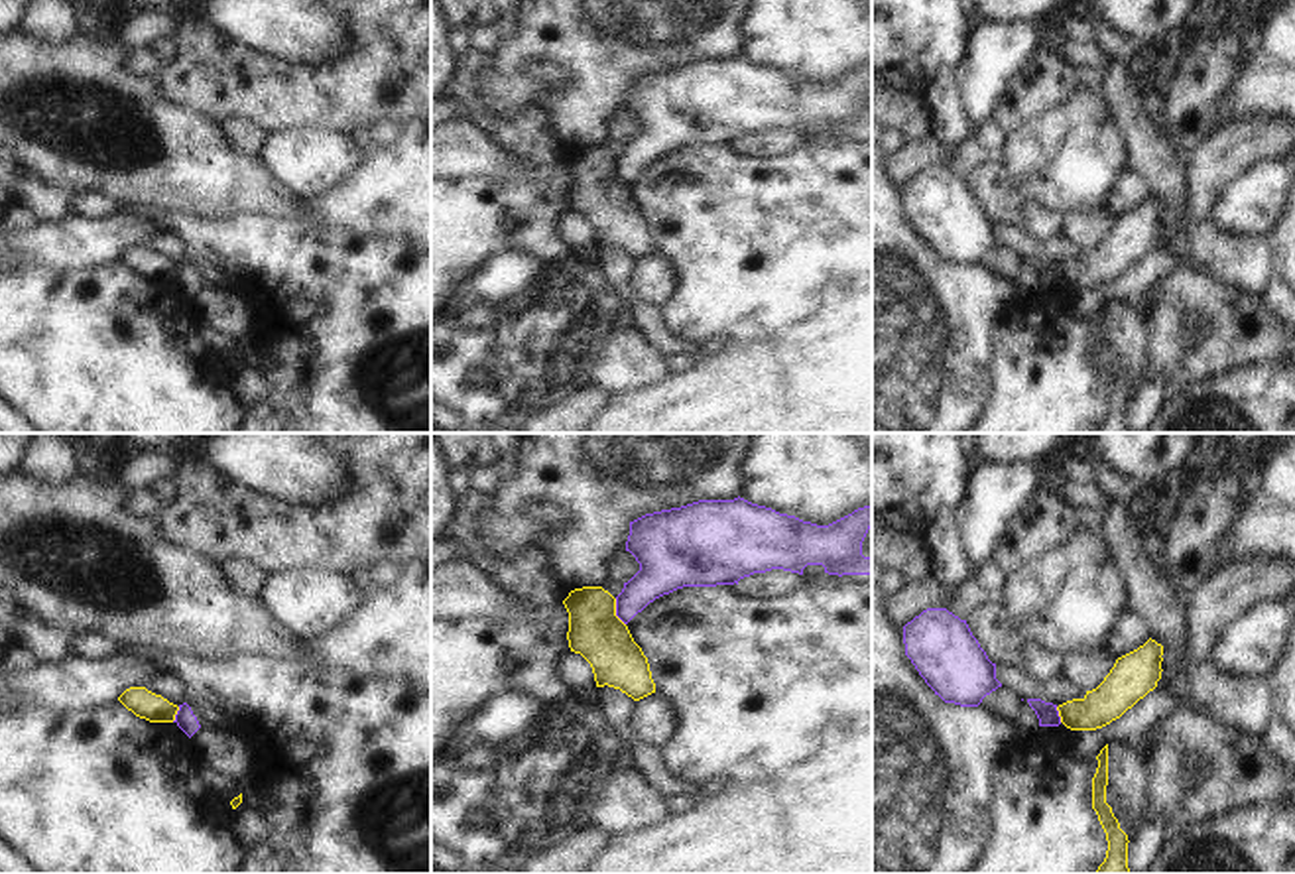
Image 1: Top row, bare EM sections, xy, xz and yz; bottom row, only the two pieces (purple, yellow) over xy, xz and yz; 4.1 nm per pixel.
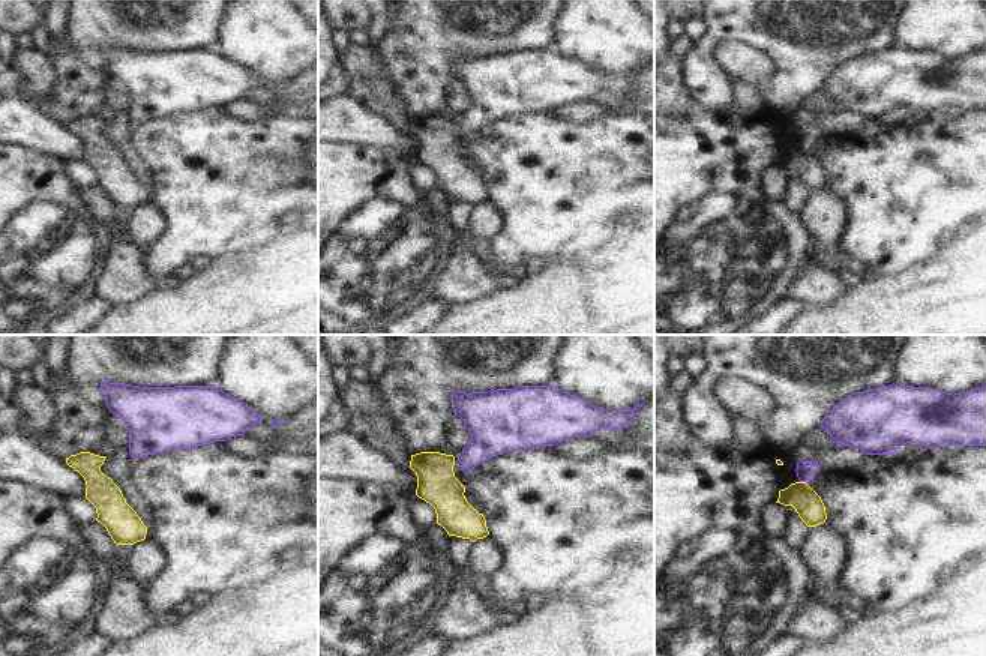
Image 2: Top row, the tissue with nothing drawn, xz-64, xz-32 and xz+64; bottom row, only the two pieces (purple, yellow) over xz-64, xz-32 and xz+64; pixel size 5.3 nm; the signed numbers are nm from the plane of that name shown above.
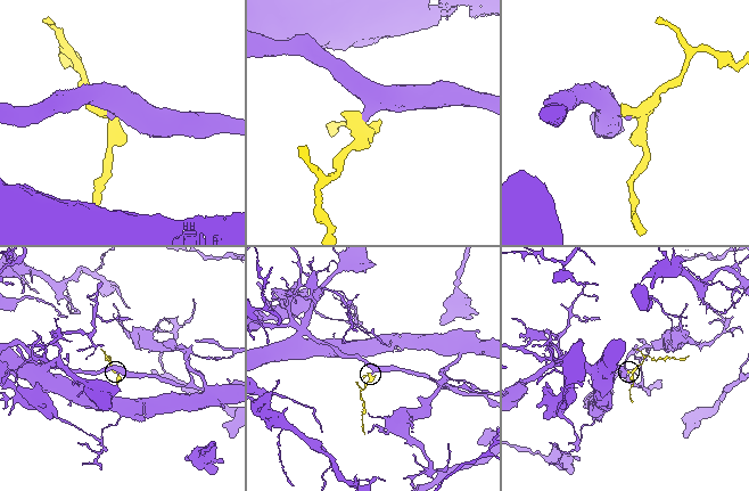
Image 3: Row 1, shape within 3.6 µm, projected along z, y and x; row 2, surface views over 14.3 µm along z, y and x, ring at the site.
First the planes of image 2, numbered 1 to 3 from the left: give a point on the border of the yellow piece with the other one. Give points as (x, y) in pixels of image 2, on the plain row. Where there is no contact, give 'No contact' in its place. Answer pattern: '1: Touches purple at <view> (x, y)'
1: No contact
2: No contact
3: Touches purple at xz+64 (803, 144).

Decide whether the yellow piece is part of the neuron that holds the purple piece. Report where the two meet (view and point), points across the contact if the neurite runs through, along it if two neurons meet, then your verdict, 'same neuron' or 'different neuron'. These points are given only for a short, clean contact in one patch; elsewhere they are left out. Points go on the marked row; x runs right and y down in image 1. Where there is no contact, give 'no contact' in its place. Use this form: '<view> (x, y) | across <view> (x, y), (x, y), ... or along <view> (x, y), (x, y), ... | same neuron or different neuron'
xz (616, 613) | along xz (615, 599), (615, 615), (624, 624) | different neuron

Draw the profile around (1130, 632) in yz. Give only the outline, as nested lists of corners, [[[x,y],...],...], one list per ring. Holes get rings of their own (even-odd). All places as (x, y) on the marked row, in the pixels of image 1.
[[[1124,610],[1114,630],[1110,632],[1106,652],[1110,652],[1116,659],[1138,650],[1151,638],[1145,620],[1134,612]]]

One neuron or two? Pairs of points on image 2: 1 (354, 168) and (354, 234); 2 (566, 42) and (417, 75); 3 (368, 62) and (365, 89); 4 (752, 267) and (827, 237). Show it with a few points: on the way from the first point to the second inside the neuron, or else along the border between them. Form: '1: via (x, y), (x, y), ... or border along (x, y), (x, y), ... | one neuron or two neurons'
1: via (354, 185), (354, 218) | one neuron
2: border along (557, 15), (556, 41), (551, 48) | two neurons
3: via (366, 68), (366, 83) | one neuron
4: border along (797, 215), (814, 239) | two neurons

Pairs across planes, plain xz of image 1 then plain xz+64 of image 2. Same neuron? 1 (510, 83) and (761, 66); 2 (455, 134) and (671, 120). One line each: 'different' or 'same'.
1: different
2: same

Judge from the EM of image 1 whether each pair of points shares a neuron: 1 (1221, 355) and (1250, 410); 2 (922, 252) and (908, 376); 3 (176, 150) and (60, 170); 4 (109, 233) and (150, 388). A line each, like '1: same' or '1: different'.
1: different
2: same
3: same
4: different

